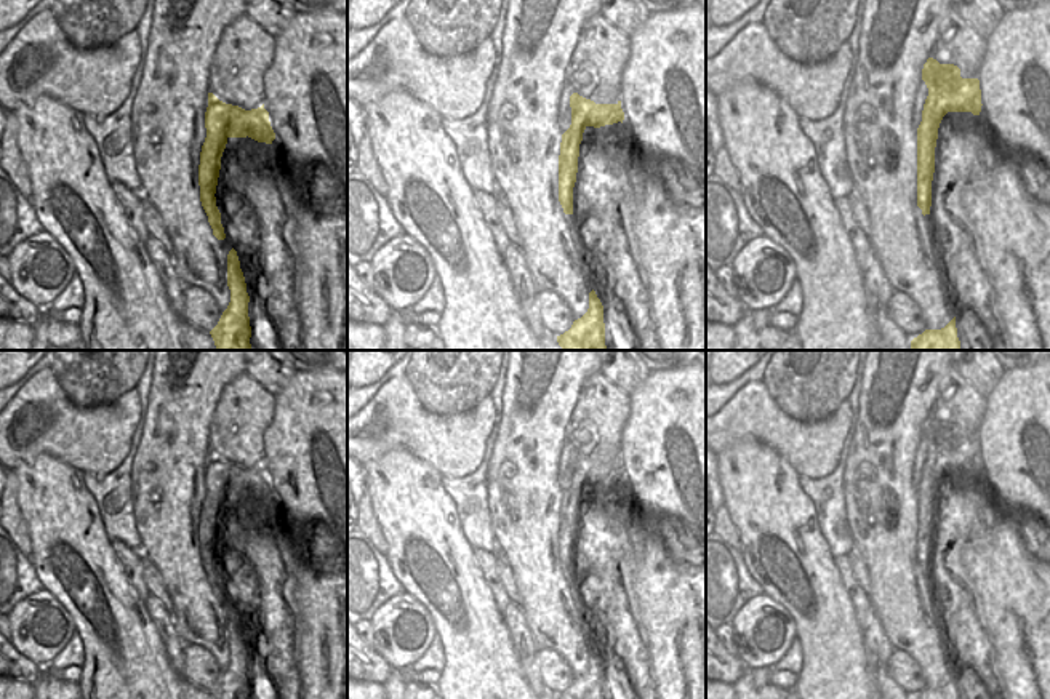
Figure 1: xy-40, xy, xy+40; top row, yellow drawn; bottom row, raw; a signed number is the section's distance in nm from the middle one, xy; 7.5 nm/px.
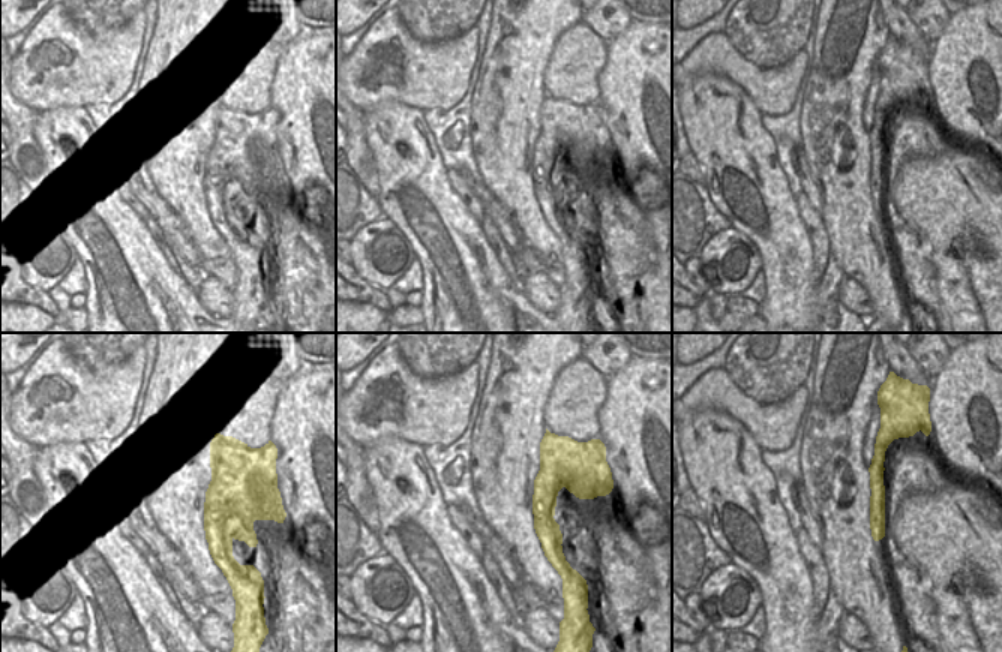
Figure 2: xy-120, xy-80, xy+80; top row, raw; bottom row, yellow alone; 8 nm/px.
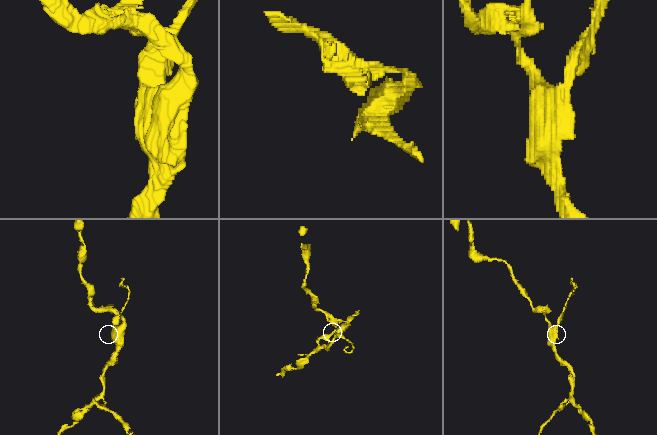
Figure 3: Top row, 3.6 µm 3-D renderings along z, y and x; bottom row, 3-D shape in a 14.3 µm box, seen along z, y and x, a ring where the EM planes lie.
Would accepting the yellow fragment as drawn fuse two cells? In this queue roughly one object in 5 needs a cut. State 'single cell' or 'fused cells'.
fused cells

